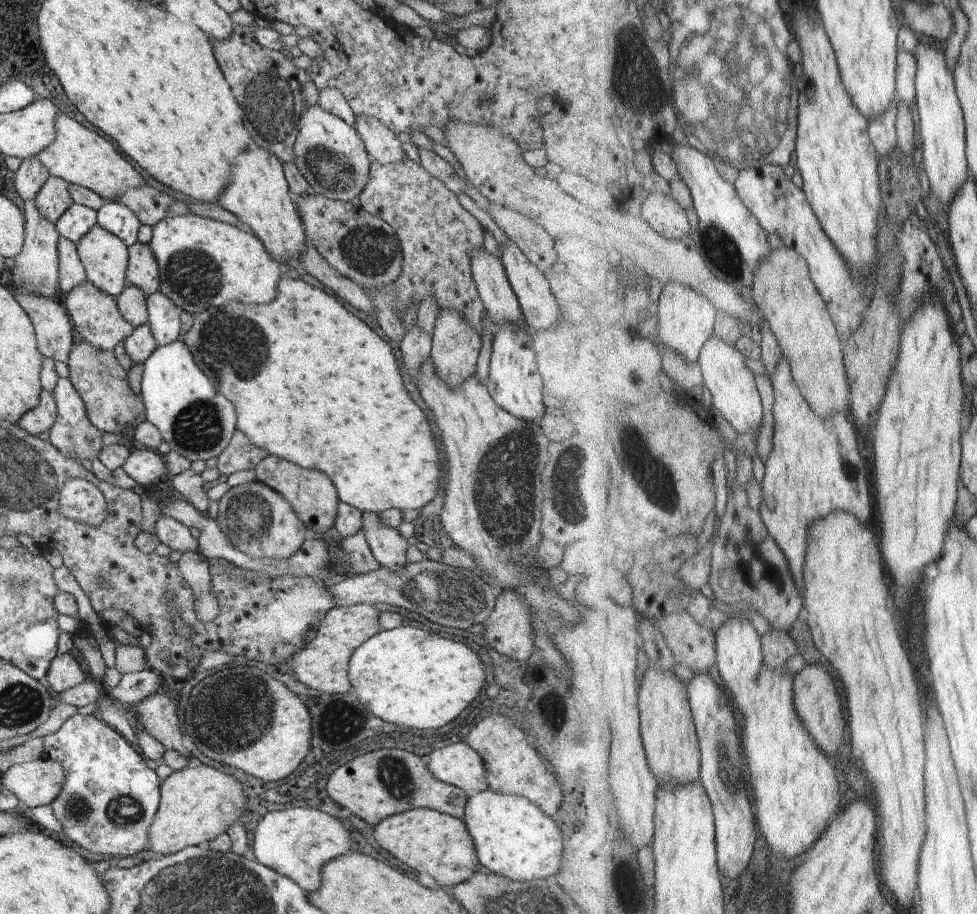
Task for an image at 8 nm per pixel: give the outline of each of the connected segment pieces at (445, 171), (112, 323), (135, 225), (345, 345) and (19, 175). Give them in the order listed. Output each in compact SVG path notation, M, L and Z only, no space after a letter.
M421 148L417 154L421 160L420 165L433 178L440 180L454 194L464 193L467 182L459 178L446 160L440 158L434 151L428 151L424 148Z
M88 281L66 294L63 308L68 314L73 330L80 334L82 342L100 351L112 351L120 342L128 339L134 330L128 321L122 319L116 298L98 291L98 288Z
M112 200L106 201L97 211L96 223L122 240L128 248L137 243L139 228L142 225L131 209Z
M284 275L277 287L277 296L270 304L240 304L230 302L218 308L208 308L203 312L194 314L192 327L188 333L181 335L188 348L189 354L199 366L200 370L212 379L218 395L227 399L235 409L236 432L240 432L248 441L258 449L264 450L268 455L289 461L304 469L321 471L334 484L337 496L342 503L355 507L362 514L372 512L380 513L390 508L400 511L416 510L426 506L439 492L442 491L442 462L436 443L436 434L431 430L431 423L420 410L415 400L408 396L404 388L401 367L398 368L396 356L390 342L380 338L362 320L351 314L338 302L334 296L326 294L324 290L306 284L304 280L294 280L294 276Z
M34 156L22 159L22 165L13 174L13 184L21 200L33 200L42 186L49 180L47 169Z

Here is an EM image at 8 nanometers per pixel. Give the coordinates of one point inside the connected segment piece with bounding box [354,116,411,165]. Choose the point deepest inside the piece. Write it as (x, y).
(382, 144)

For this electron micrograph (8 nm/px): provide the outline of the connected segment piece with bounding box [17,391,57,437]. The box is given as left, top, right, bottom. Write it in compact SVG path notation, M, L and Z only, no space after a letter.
M43 391L39 397L39 404L26 412L17 423L17 426L28 435L38 437L47 432L55 422L57 407L50 392Z

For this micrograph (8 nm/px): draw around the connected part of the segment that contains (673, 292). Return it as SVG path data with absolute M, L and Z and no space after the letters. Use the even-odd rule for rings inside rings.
M678 281L665 285L660 296L660 338L676 353L684 356L690 363L701 361L704 348L717 334L720 310L702 293Z

